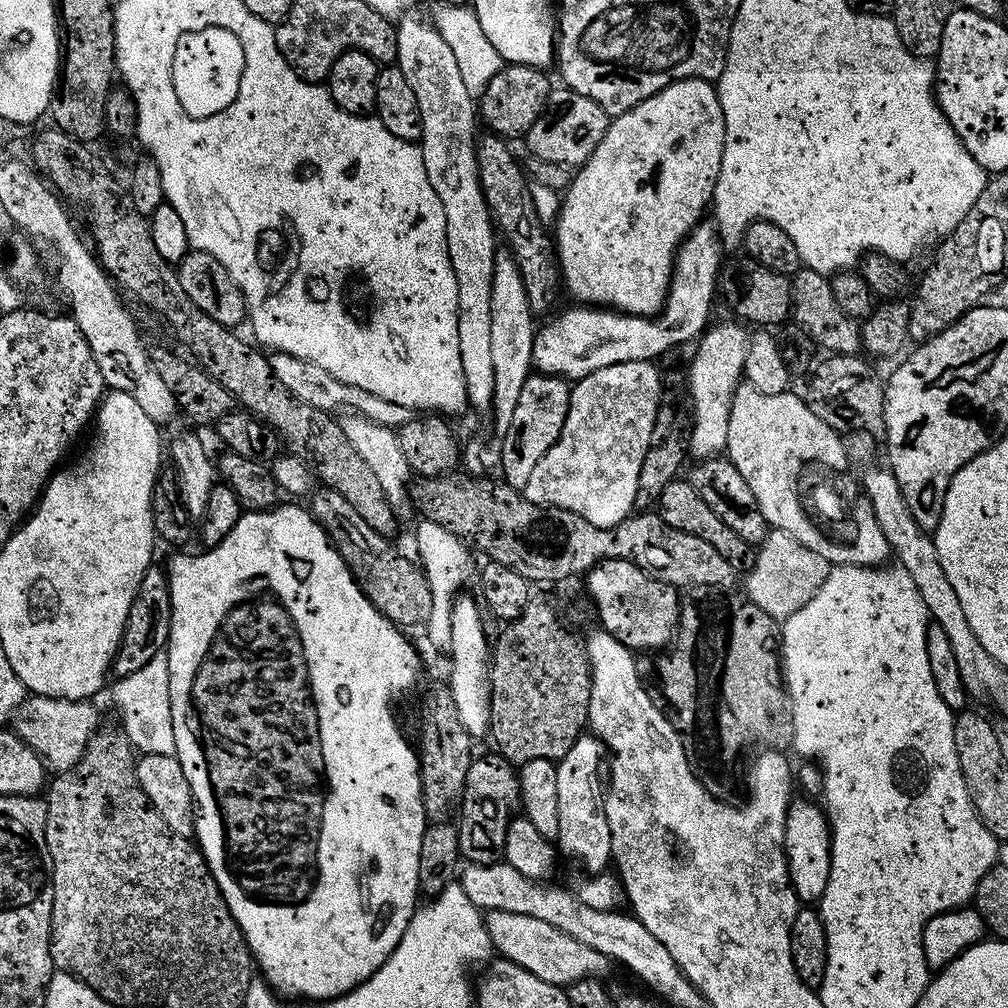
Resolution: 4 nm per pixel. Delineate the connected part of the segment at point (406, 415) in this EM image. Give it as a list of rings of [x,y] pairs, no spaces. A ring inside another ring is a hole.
[[[276,352],[271,357],[272,372],[286,386],[286,390],[293,392],[302,402],[314,406],[323,412],[333,414],[355,414],[365,416],[374,422],[378,422],[386,428],[399,429],[407,420],[413,419],[413,409],[406,406],[398,406],[398,402],[386,402],[386,398],[378,398],[376,394],[370,394],[368,390],[362,390],[358,386],[350,386],[338,378],[334,378],[320,366],[314,366],[314,362],[303,360],[297,356],[291,356],[285,352]]]

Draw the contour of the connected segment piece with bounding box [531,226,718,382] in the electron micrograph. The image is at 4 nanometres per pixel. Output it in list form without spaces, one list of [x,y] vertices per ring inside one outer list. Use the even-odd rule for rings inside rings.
[[[697,227],[687,243],[679,249],[672,286],[668,289],[668,298],[657,315],[630,316],[627,312],[592,306],[572,306],[576,308],[564,311],[558,320],[542,324],[537,329],[531,351],[533,369],[546,376],[563,376],[565,380],[575,382],[606,366],[628,361],[655,361],[658,359],[656,357],[666,355],[671,348],[676,348],[687,340],[695,341],[709,327],[712,291],[715,288],[717,291],[718,288],[717,245],[714,243],[713,229],[708,228]]]

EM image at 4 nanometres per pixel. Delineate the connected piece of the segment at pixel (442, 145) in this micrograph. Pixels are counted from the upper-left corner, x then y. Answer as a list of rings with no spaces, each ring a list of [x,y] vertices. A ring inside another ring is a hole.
[[[413,14],[401,15],[396,24],[396,59],[395,67],[406,74],[406,82],[410,82],[410,90],[414,90],[414,98],[418,98],[418,114],[420,115],[420,139],[418,147],[422,154],[422,162],[426,166],[426,174],[430,178],[430,186],[434,186],[434,194],[442,202],[442,210],[446,214],[446,246],[448,257],[454,270],[454,278],[458,282],[458,354],[462,354],[462,374],[466,382],[468,403],[473,409],[487,413],[492,407],[494,398],[494,365],[491,356],[490,335],[490,298],[492,297],[492,279],[494,278],[494,262],[498,251],[497,235],[494,233],[492,216],[484,202],[480,190],[480,176],[476,173],[476,146],[472,136],[472,116],[474,120],[474,96],[466,90],[466,82],[462,82],[462,73],[458,70],[458,61],[454,58],[454,50],[446,46],[446,38],[438,34],[438,30],[427,19]]]

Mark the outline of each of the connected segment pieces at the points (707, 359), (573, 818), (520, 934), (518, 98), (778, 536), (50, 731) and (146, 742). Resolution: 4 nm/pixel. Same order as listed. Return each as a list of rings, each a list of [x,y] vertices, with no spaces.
[[[736,324],[709,327],[699,337],[695,345],[696,353],[692,356],[692,365],[688,368],[688,396],[692,399],[691,436],[688,446],[691,455],[696,455],[697,461],[719,457],[728,447],[732,395],[736,393],[736,386],[741,383],[744,375],[750,339],[749,333],[744,333],[739,328],[741,325]]]
[[[585,734],[578,738],[578,742],[574,742],[574,746],[570,746],[570,754],[566,754],[556,765],[558,770],[558,848],[561,853],[564,852],[568,856],[573,856],[576,860],[585,860],[584,868],[585,873],[588,874],[600,874],[605,871],[604,868],[609,867],[612,860],[612,843],[610,842],[610,822],[606,822],[606,814],[604,813],[604,798],[606,795],[605,789],[602,787],[602,768],[600,772],[600,752],[602,756],[602,745],[595,736],[591,734]]]
[[[488,912],[486,923],[493,949],[503,959],[542,978],[542,982],[567,986],[578,980],[599,977],[599,972],[606,971],[610,965],[608,957],[598,950],[578,942],[578,938],[570,938],[570,934],[558,930],[558,926],[550,926],[550,922],[542,922],[542,918],[530,918],[526,914],[509,912]]]
[[[505,63],[490,78],[490,82],[478,96],[478,116],[484,119],[489,133],[501,138],[508,136],[523,137],[530,130],[532,123],[548,107],[548,95],[551,94],[554,84],[548,81],[549,73],[542,68],[526,66],[525,64]]]
[[[772,528],[763,544],[759,545],[751,568],[747,569],[748,581],[744,584],[745,590],[748,591],[747,599],[751,603],[757,604],[762,610],[766,610],[766,614],[770,614],[777,622],[783,622],[788,619],[790,614],[802,610],[802,606],[806,606],[806,602],[810,602],[810,598],[814,598],[814,594],[818,594],[822,582],[826,582],[829,567],[828,560],[822,558],[822,554],[818,554],[818,550],[810,550],[810,546],[802,546],[802,542],[798,542],[798,538],[777,528]]]
[[[38,695],[25,699],[15,713],[14,724],[15,720],[15,731],[34,751],[39,752],[41,757],[64,766],[74,765],[82,758],[85,748],[102,724],[100,712],[92,702],[70,700],[61,703]]]
[[[167,651],[154,654],[142,670],[123,677],[112,688],[116,699],[116,708],[124,719],[122,730],[128,736],[128,742],[140,754],[176,754],[174,742],[174,722],[170,714],[170,666]]]

